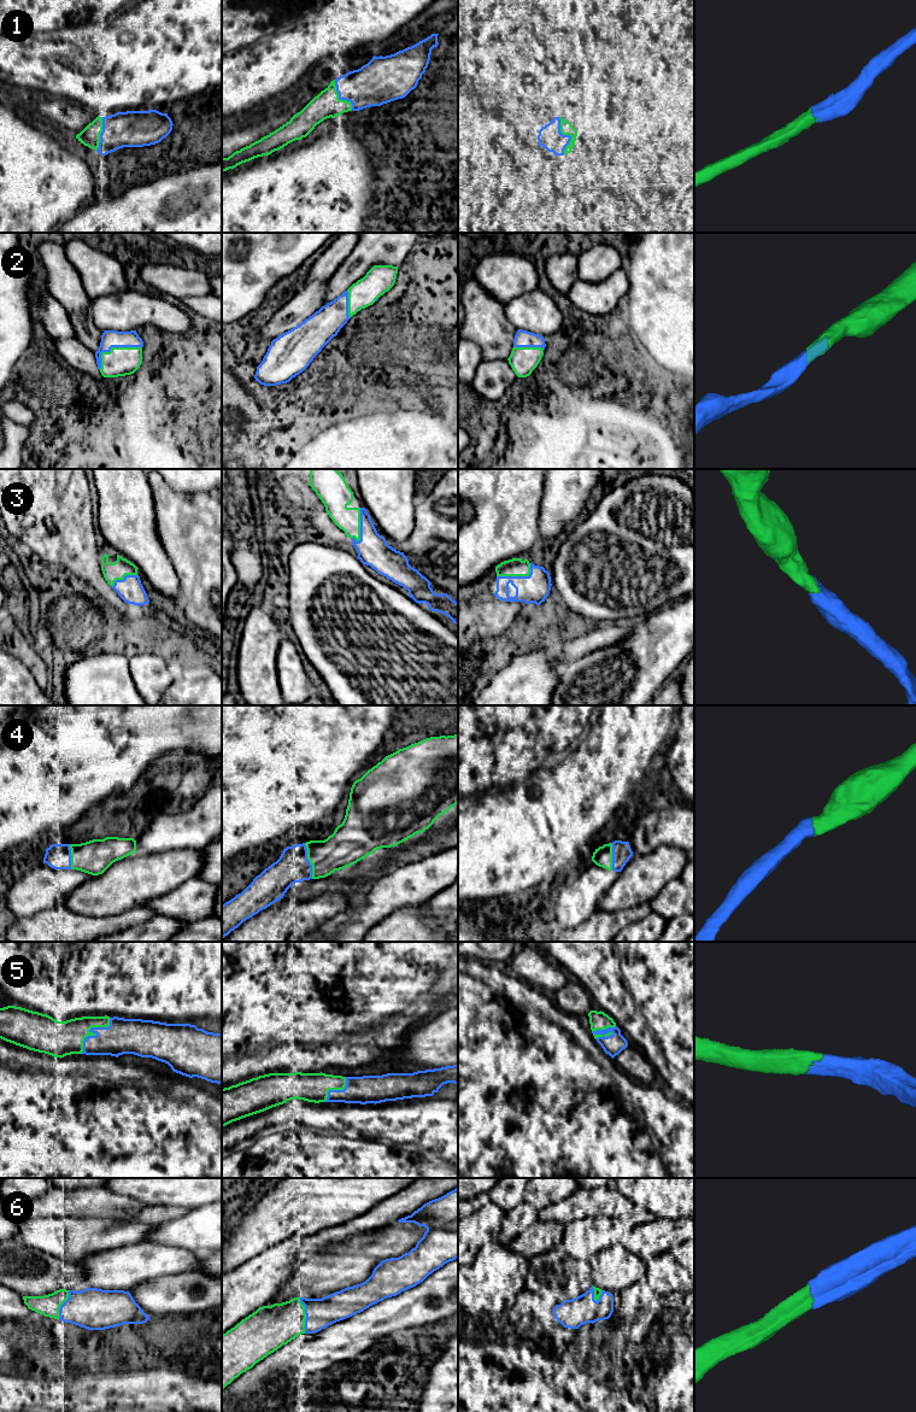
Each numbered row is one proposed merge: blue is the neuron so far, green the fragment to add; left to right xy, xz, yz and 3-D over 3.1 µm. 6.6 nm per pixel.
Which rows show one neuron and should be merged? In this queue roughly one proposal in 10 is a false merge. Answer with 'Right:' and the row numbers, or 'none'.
Right: 1, 2, 3, 4, 5, 6

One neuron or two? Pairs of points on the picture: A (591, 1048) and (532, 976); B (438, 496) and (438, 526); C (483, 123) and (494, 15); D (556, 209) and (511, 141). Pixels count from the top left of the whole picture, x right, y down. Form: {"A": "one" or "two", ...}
{"A": "two", "B": "one", "C": "two", "D": "two"}

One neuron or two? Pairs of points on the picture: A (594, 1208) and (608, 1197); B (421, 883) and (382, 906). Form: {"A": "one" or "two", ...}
{"A": "one", "B": "one"}

